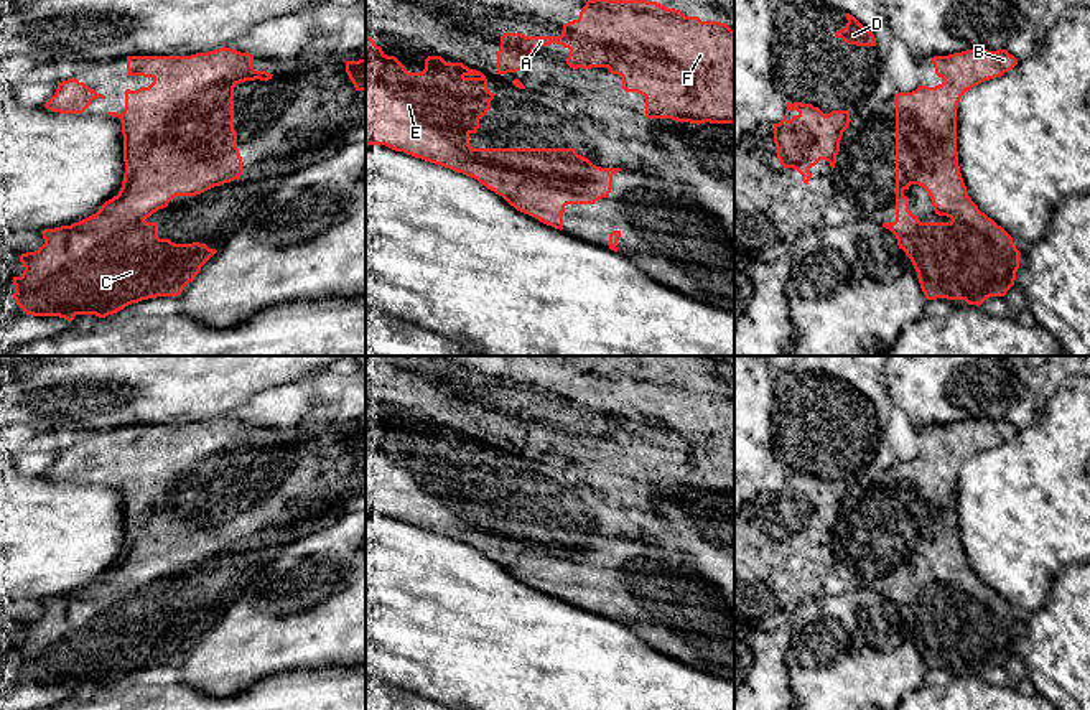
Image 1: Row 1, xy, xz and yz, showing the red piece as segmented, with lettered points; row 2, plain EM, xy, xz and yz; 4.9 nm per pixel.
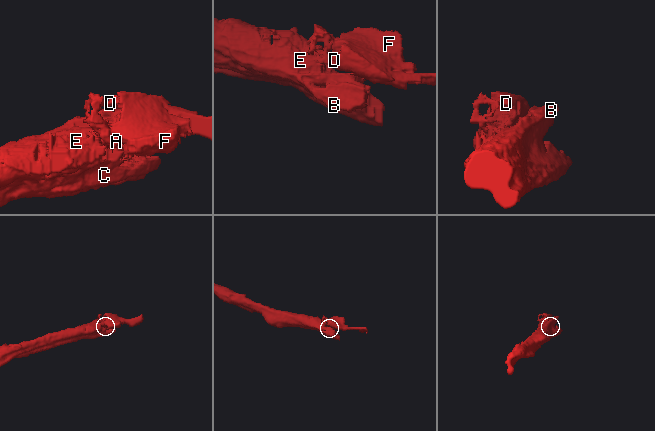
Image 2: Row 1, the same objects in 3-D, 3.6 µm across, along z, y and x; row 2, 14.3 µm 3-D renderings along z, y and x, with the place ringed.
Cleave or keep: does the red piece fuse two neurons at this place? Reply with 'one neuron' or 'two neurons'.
one neuron

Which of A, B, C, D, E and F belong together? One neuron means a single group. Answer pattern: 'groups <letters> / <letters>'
groups A B C D E F

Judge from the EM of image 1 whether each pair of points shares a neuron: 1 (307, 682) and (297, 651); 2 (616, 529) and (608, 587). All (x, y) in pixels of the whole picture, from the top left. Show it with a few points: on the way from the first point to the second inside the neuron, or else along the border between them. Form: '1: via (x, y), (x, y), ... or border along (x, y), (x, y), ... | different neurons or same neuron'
1: border along (340, 666), (287, 669), (269, 674), (264, 679) | different neurons
2: via (608, 544), (608, 572) | same neuron

